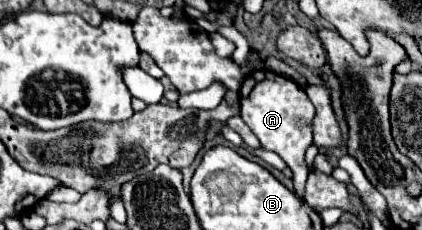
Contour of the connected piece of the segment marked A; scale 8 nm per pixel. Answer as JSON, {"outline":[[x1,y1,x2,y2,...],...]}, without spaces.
{"outline":[[254,70,246,76,242,88,240,88,240,116,242,120,250,126,250,130,258,136,260,144,264,144,266,150,276,152,294,172,294,188,296,194,302,196,304,188,304,176,306,176,306,166,304,166,304,152,312,144,312,132,310,128,300,126,300,118,304,116,302,112,314,112,312,102,308,100,306,92,296,84,294,80,288,80,284,76,278,76,276,72,266,72,266,70]]}

